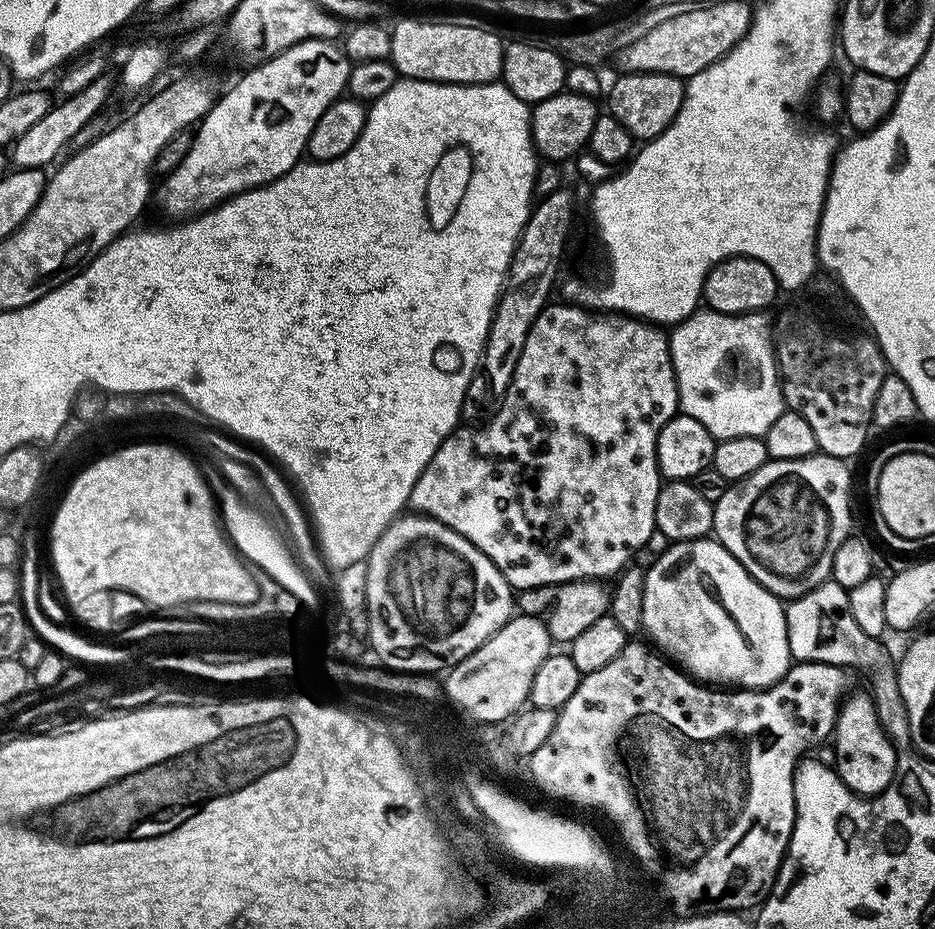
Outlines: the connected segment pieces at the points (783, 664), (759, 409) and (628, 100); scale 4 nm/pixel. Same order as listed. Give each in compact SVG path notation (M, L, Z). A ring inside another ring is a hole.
M705 538L703 540L677 540L667 545L668 549L653 562L647 565L646 578L646 598L642 598L642 622L644 623L643 631L648 632L647 639L671 663L679 666L683 671L687 672L693 680L705 686L731 686L736 690L759 690L761 688L769 688L774 686L788 673L794 661L790 654L790 642L788 641L788 631L786 630L786 614L784 613L785 605L779 596L775 596L770 590L766 590L766 586L762 586L755 580L752 575L744 569L738 562L738 558L734 558L734 554L730 554L730 550L726 550L720 541L715 538Z
M697 310L692 315L687 316L682 323L675 325L671 329L668 345L670 346L672 365L674 366L674 374L676 375L676 389L680 395L679 411L685 416L702 422L702 426L706 426L706 430L710 430L710 434L717 441L738 438L739 436L759 436L762 438L770 430L770 426L774 426L774 418L778 418L786 410L784 391L780 389L780 374L776 370L774 345L770 339L770 320L767 320L766 317L767 315L759 312L748 312L744 316L731 316L730 314L722 314L721 312L713 312L711 310ZM735 356L741 356L744 359L744 380L740 376L728 376L728 363Z
M624 72L608 92L607 111L637 141L653 140L670 126L670 122L674 122L684 101L684 85L681 77L661 72Z

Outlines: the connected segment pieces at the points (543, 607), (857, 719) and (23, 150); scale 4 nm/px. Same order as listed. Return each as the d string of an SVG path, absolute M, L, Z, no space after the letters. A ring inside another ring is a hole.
M571 580L565 584L547 584L541 588L526 588L519 593L518 608L525 616L538 618L546 626L553 641L571 645L582 630L587 630L598 618L609 615L612 593L607 583L598 580Z
M864 692L849 695L840 705L840 716L836 719L834 745L837 760L834 765L842 782L856 796L881 796L896 777L898 759L897 745L882 730L882 722L876 713L876 701Z
M105 74L96 78L84 90L80 90L73 96L65 97L62 104L53 103L46 118L41 118L35 126L30 126L30 130L26 130L26 134L22 134L22 138L18 138L11 144L11 167L13 169L38 168L44 170L48 168L47 164L55 165L61 159L60 151L107 106L108 99L112 96L110 76Z

